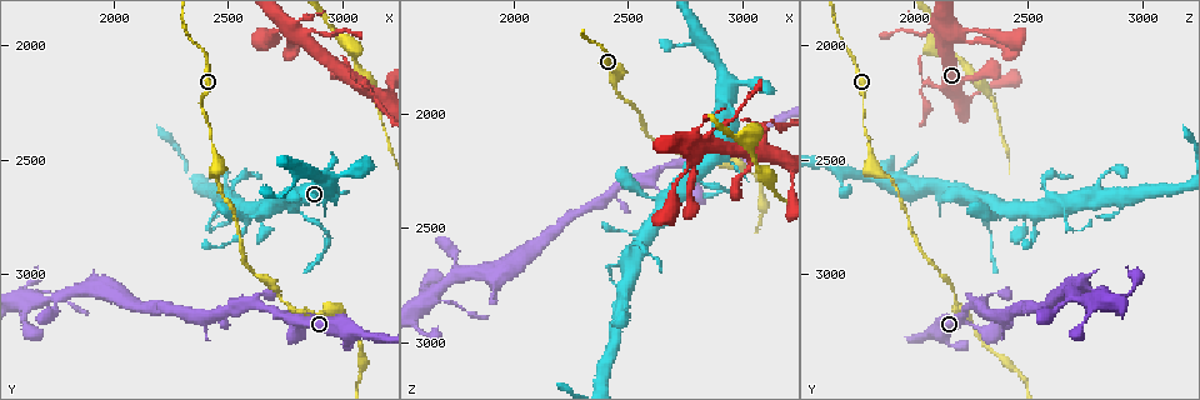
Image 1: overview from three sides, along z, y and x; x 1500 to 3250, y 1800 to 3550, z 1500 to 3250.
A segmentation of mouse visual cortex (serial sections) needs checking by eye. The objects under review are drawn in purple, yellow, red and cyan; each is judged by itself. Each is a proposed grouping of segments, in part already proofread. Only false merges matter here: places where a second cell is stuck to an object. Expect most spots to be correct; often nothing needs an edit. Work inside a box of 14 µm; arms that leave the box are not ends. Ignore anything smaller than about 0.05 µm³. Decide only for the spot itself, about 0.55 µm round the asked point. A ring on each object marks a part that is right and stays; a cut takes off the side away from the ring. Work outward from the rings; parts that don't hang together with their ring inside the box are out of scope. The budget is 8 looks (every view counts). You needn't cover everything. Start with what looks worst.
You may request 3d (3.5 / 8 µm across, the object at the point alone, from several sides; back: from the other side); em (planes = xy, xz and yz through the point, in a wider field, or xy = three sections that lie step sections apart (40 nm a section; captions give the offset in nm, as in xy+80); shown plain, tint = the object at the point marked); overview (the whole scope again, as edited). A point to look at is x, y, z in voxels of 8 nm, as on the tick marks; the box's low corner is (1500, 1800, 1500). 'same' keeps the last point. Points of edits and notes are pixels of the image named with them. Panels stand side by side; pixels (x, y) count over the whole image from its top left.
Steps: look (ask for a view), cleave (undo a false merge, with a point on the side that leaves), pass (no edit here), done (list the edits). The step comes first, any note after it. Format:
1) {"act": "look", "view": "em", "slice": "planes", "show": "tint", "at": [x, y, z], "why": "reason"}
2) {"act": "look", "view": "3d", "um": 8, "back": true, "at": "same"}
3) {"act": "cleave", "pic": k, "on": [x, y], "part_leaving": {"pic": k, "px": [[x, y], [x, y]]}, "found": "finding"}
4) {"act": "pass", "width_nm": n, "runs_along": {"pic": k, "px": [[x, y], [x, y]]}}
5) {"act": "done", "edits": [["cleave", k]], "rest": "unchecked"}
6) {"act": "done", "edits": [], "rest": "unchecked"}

{"act": "look", "view": "3d", "um": 3.5, "at": [3120, 2200, 2020], "why": "sharp bend"}

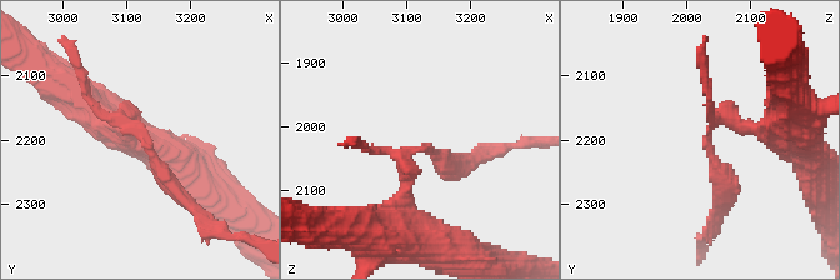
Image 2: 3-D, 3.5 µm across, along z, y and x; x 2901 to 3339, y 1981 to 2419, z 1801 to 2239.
{"act": "look", "view": "em", "slice": "xy", "step": 5, "show": "tint", "at": [3120, 2195, 2030], "why": "shape alone is not enough"}

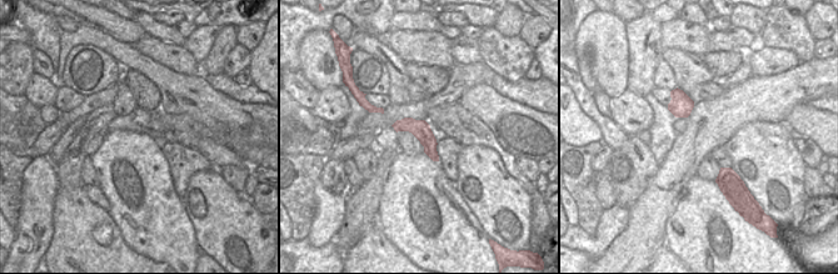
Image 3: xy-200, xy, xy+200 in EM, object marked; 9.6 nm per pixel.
{"act": "cleave", "pic": 2, "on": [714, 159], "found": "a second cell is stuck on"}

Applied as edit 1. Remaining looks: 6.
{"act": "look", "view": "3d", "um": 3.5, "at": [2790, 2690, 2300], "why": "thick turns thin"}

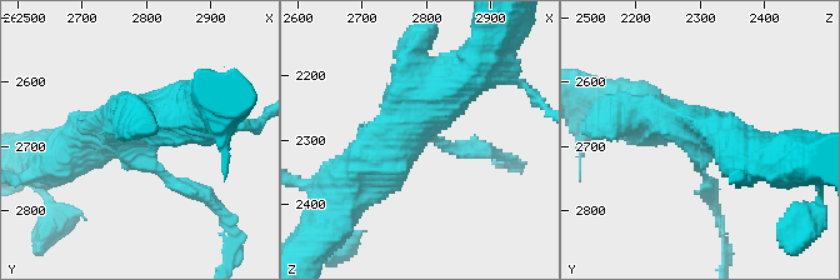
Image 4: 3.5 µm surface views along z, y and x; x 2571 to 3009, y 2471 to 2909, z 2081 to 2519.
{"act": "look", "view": "em", "slice": "xy", "step": 1, "show": "tint", "at": [2785, 2700, 2295], "arms": 3, "arm_widths_nm": [150, 500, 600], "why": "shape alone is not enough"}

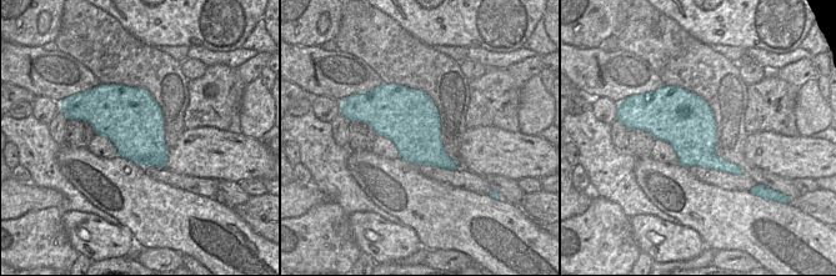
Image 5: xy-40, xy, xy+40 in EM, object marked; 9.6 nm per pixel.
{"act": "pass", "width_nm": 550, "runs_along": {"pic": 4, "px": [[464, 78], [345, 189]]}, "found": "one cell here"}

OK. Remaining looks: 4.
{"act": "look", "view": "3d", "um": 3.5, "at": [2550, 2830, 2540], "why": "sudden change in width"}

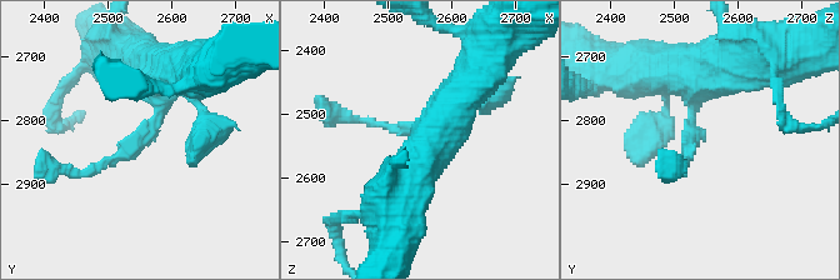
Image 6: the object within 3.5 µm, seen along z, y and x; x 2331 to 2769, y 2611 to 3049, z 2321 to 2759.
{"act": "look", "view": "em", "slice": "xy", "step": 3, "show": "tint", "at": [2550, 2820, 2525]}

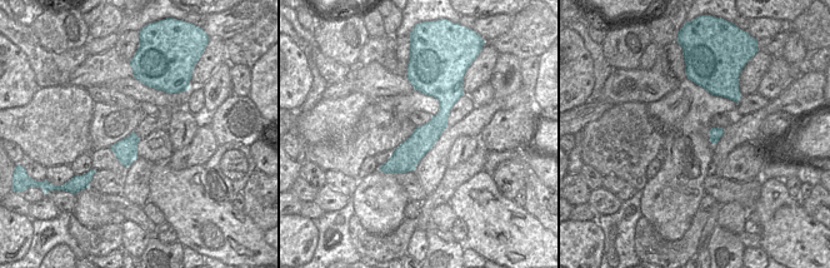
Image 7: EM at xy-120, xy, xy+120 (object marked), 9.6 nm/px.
{"act": "pass", "width_nm": 260, "runs_along": {"pic": 6, "px": [[169, 66], [156, 120], [115, 158], [73, 174]]}, "found": "continuous, no second cell"}

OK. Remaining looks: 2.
{"act": "done", "edits": [["cleave", 2]], "rest": "unchecked"}

